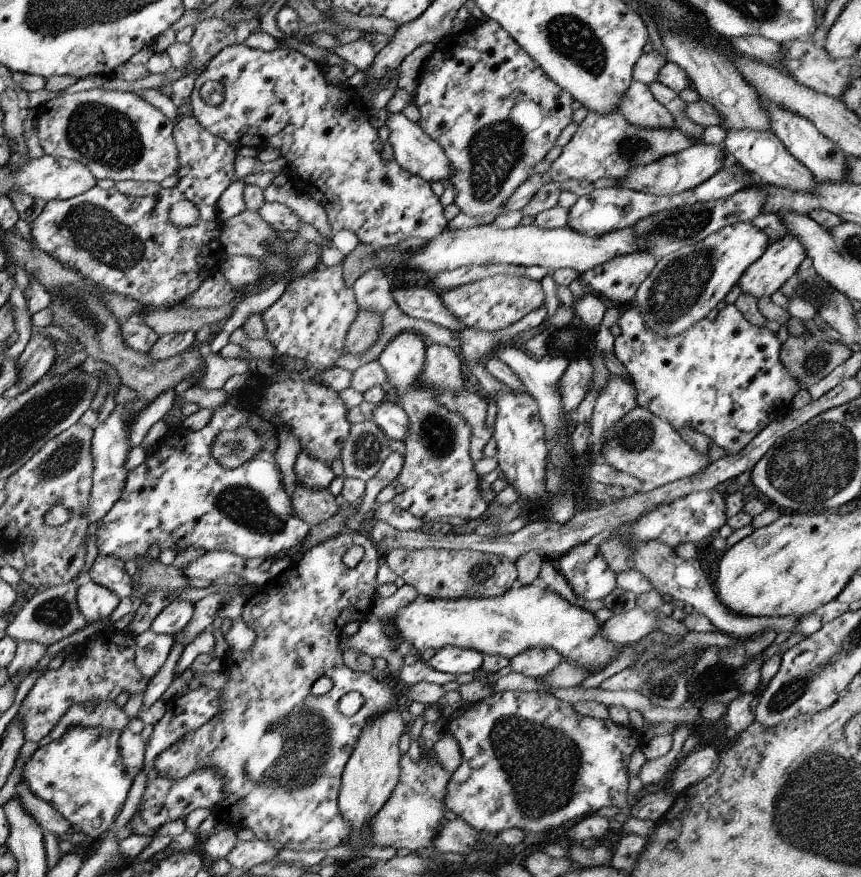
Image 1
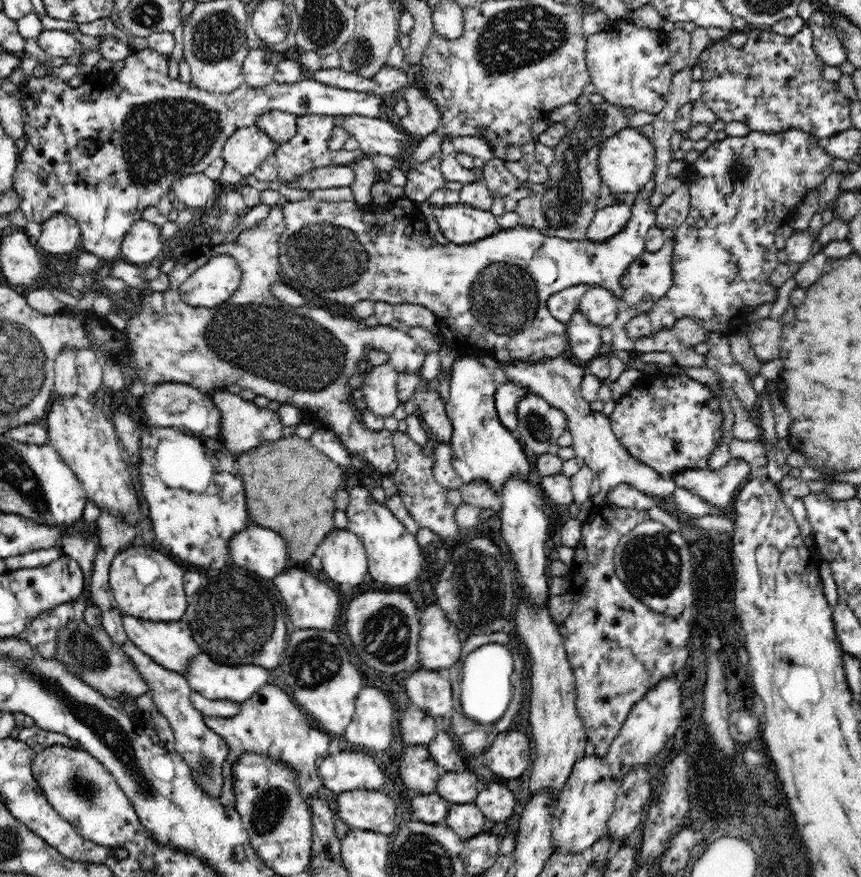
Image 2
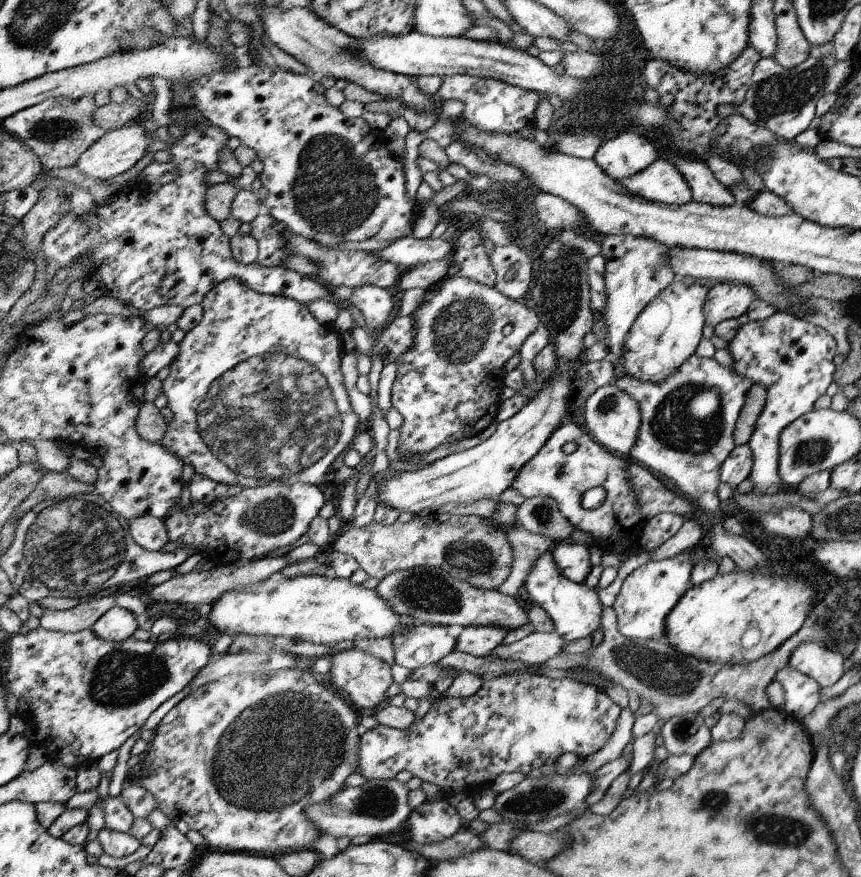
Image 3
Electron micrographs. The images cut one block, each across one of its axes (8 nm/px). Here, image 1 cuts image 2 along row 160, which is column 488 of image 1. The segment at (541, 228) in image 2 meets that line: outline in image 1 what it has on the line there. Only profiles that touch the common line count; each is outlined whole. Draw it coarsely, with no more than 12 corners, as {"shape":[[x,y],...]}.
{"shape":[[393,550],[419,598],[499,598],[511,560],[473,550]]}

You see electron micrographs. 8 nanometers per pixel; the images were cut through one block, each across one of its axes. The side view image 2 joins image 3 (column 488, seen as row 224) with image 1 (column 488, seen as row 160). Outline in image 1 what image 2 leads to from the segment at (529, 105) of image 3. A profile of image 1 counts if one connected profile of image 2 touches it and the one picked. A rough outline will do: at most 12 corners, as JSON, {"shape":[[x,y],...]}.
{"shape":[[495,20],[441,38],[411,102],[457,208],[499,216],[579,116]]}

